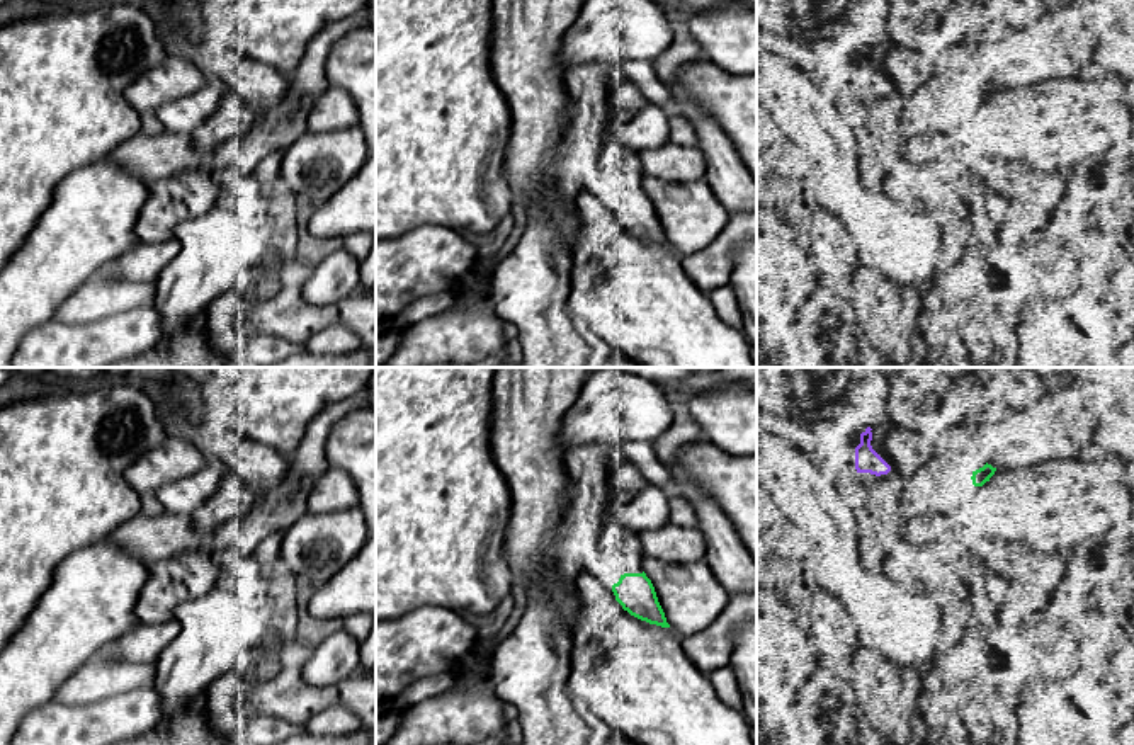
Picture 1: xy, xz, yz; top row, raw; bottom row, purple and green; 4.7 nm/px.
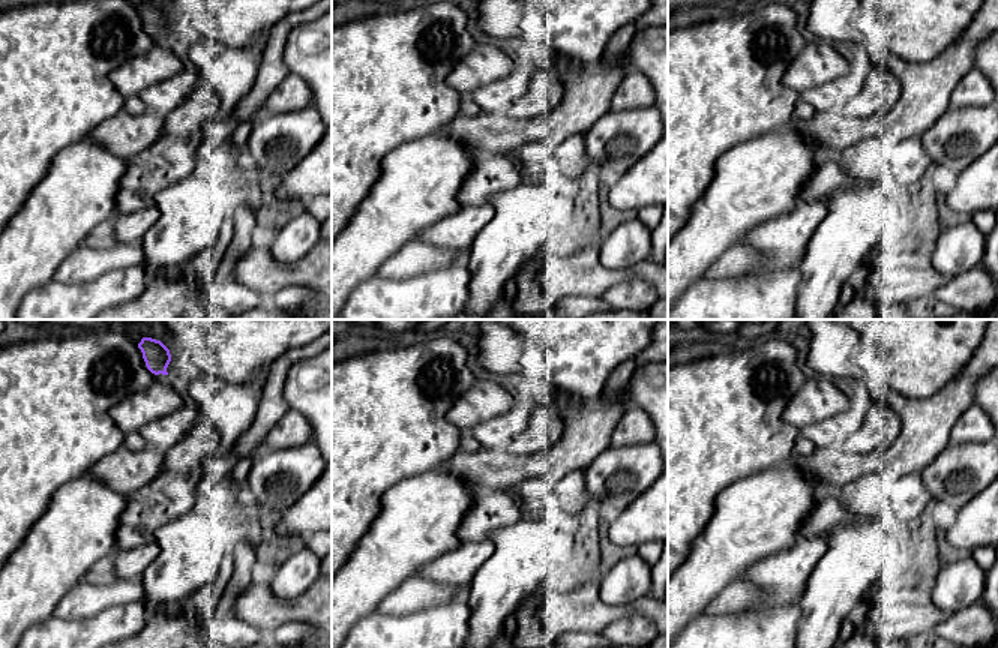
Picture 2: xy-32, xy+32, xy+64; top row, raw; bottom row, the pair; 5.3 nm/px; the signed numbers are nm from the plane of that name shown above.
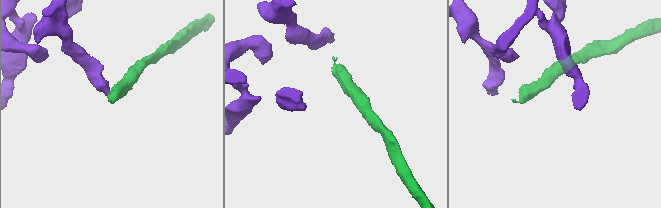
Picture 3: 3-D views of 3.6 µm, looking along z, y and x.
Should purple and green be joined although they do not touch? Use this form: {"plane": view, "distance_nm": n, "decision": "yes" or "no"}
{"plane": "yz", "distance_nm": 380, "decision": "no"}

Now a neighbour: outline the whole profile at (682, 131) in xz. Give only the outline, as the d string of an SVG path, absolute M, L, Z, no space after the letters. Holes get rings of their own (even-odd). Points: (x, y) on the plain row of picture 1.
M673 109L668 116L668 126L670 126L670 143L685 145L685 146L697 146L699 136L697 136L694 126L689 121L685 121Z

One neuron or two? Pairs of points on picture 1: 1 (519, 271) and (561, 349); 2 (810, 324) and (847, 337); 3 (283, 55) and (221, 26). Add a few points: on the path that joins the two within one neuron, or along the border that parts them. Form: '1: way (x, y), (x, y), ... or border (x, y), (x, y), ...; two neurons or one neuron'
1: way (531, 290), (544, 330); one neuron
2: way (813, 335), (820, 346), (835, 346); one neuron
3: way (267, 39), (254, 26), (237, 26); one neuron

